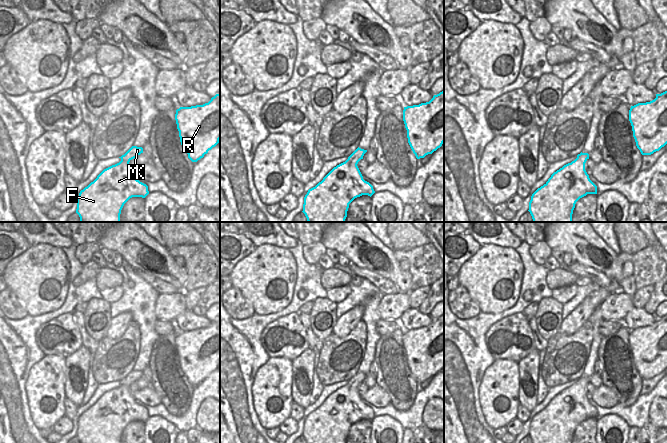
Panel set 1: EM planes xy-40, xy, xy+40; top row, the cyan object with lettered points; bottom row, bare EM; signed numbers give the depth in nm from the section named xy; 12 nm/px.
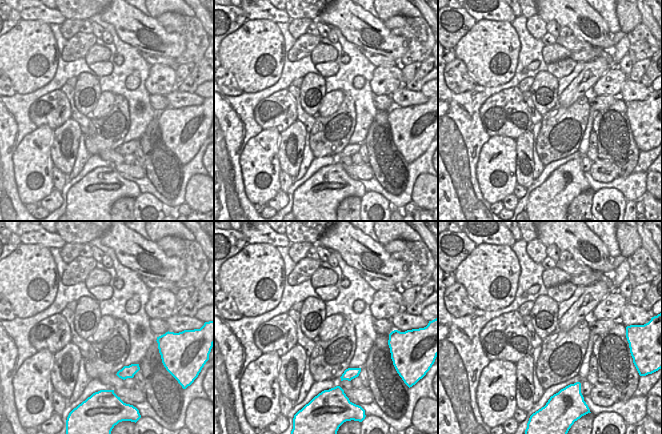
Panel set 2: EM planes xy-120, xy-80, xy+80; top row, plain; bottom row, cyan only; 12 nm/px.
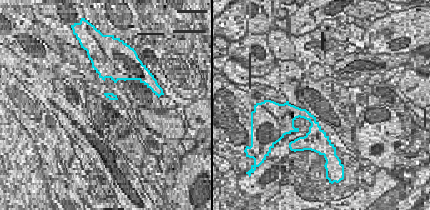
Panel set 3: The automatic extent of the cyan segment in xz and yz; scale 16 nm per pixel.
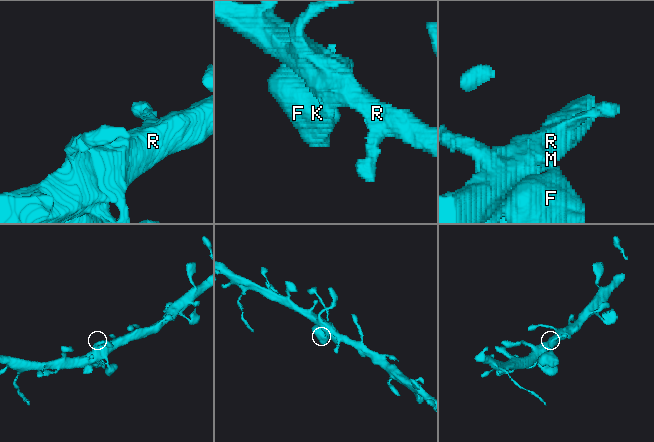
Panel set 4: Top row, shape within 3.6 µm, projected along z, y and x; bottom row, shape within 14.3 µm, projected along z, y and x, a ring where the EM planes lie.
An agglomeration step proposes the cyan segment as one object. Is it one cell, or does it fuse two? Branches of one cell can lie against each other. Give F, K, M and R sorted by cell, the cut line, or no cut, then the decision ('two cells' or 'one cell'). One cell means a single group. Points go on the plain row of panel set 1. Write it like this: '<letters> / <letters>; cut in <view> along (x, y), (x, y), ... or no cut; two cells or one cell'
F K M R; no cut; one cell

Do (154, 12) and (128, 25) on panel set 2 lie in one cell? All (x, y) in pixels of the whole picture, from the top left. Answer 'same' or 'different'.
different

